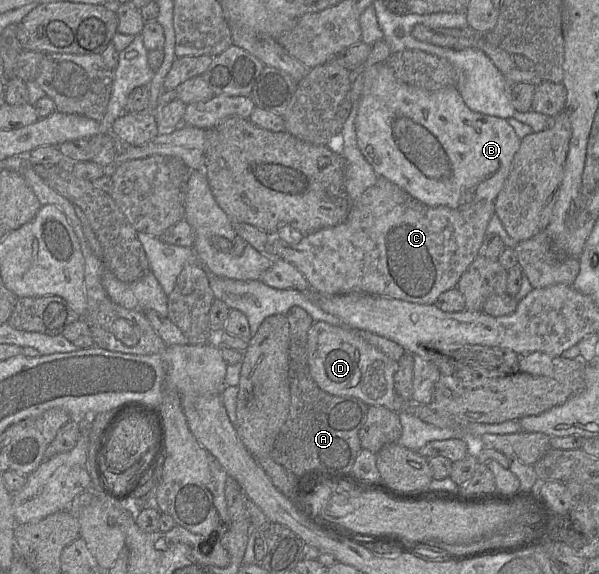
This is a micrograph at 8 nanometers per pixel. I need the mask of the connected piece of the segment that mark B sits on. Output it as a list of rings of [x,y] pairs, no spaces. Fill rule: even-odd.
[[[386,62],[365,68],[363,75],[364,86],[356,117],[357,144],[379,177],[388,179],[428,206],[458,209],[482,200],[496,200],[521,144],[506,119],[470,110],[456,87],[429,91],[408,85],[396,78]]]

